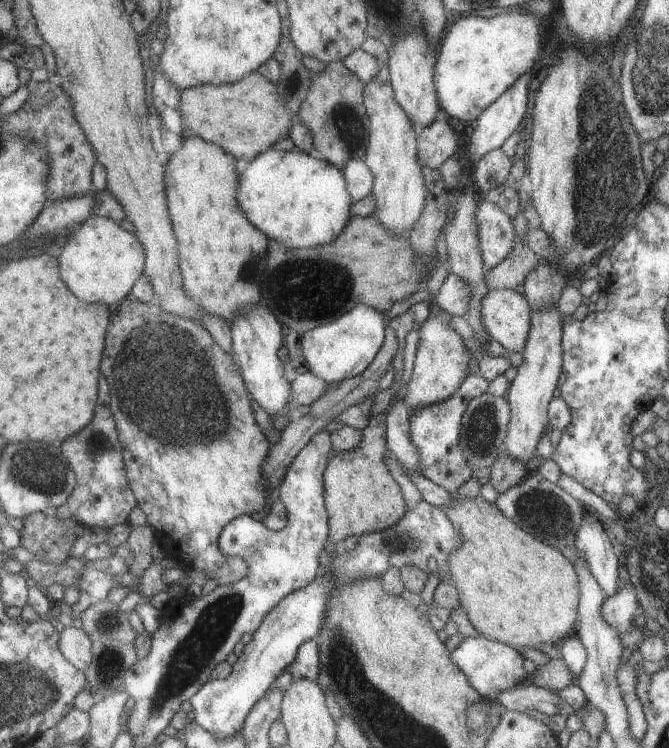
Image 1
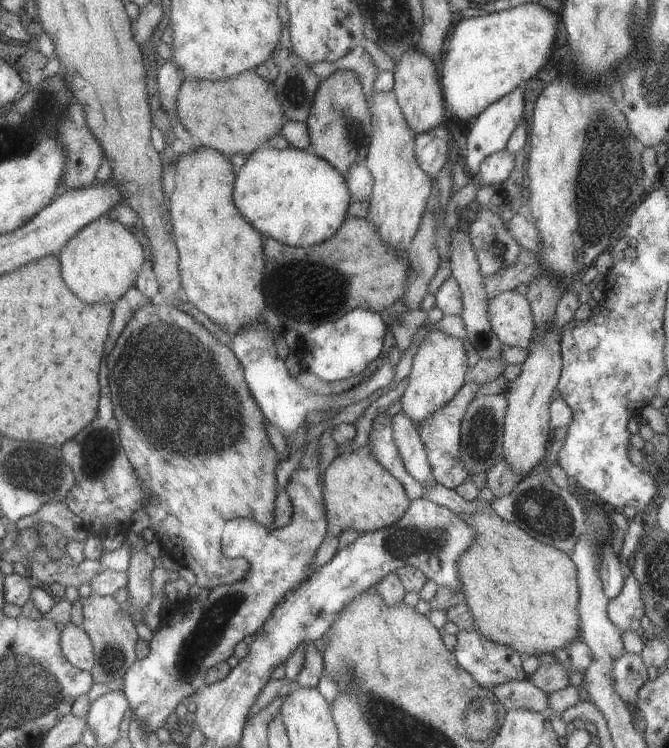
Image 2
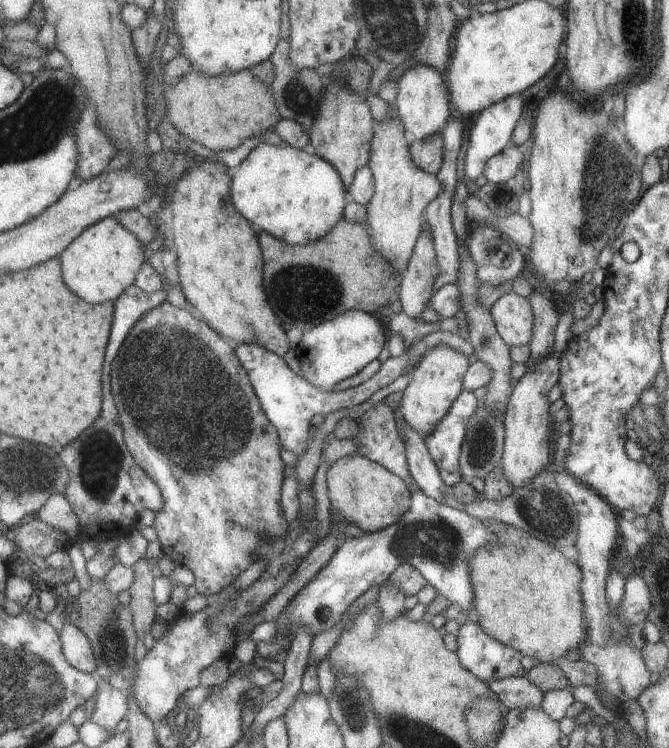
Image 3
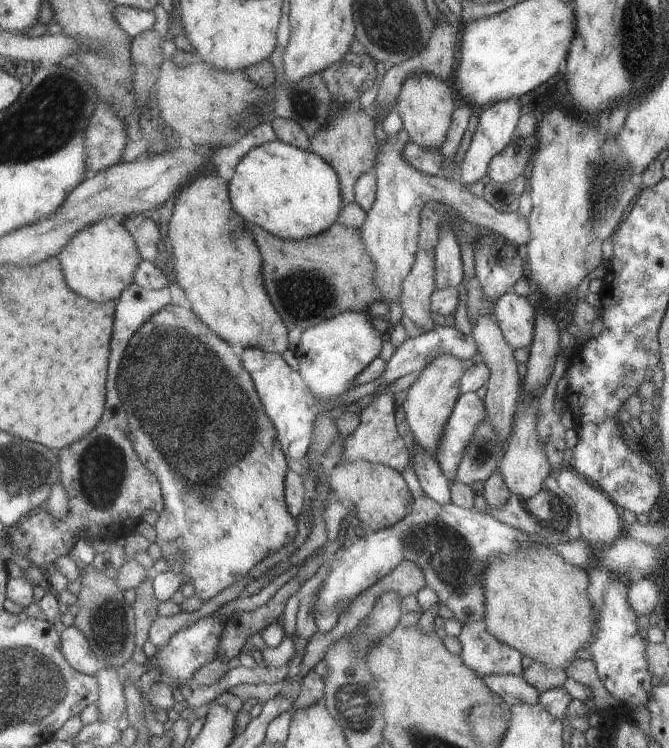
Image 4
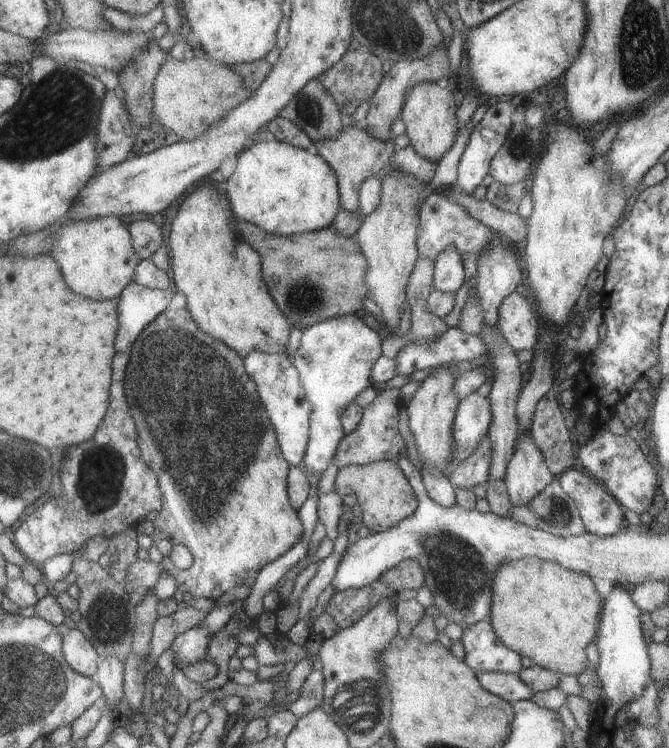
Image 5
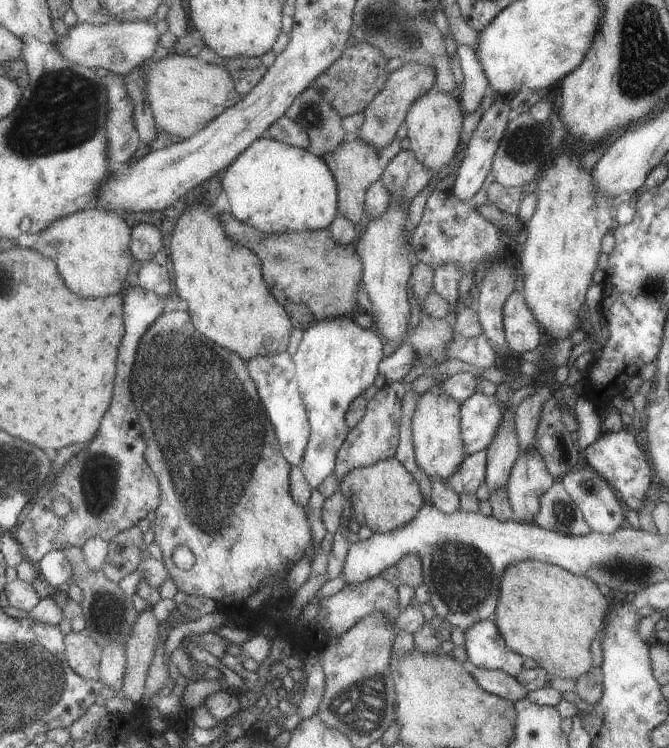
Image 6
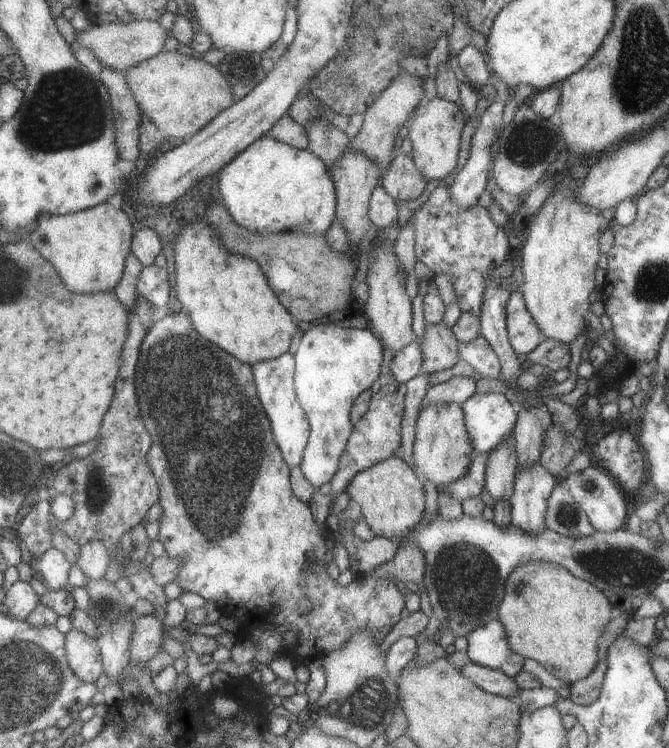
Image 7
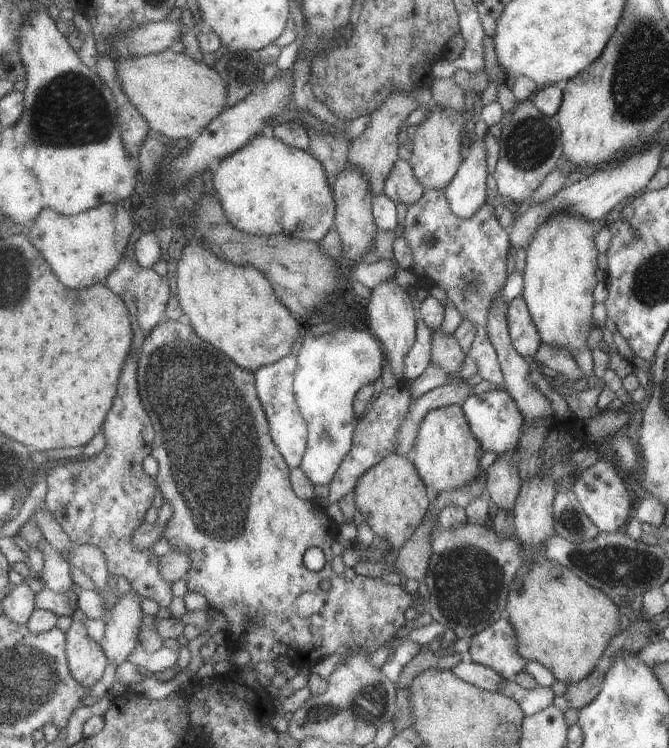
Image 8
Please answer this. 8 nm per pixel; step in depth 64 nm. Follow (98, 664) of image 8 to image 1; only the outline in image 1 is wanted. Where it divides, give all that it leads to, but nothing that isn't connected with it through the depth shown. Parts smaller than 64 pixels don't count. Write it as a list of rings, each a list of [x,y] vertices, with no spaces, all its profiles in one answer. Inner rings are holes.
[[[65,627],[60,632],[59,647],[64,658],[82,672],[93,662],[93,642],[83,628]]]

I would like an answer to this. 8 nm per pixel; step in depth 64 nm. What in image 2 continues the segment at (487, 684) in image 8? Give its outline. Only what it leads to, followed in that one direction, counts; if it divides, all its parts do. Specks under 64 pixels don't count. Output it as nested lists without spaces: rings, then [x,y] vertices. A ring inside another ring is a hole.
[[[508,681],[492,689],[496,698],[507,708],[548,714],[549,696],[532,681]]]

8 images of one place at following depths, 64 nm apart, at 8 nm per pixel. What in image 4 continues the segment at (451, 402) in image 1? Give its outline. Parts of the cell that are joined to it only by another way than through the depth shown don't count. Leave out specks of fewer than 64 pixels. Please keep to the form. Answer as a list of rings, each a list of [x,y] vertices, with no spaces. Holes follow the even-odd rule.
[[[476,391],[462,393],[458,397],[452,414],[444,425],[435,452],[437,463],[451,484],[456,481],[457,468],[465,453],[471,432],[484,417],[485,404]]]

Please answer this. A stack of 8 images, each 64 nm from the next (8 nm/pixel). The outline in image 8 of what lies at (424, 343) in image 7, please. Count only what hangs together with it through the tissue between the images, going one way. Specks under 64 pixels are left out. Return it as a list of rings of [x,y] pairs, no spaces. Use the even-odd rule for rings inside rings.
[[[442,329],[431,330],[431,364],[439,366],[448,374],[457,372],[466,354],[453,334]]]

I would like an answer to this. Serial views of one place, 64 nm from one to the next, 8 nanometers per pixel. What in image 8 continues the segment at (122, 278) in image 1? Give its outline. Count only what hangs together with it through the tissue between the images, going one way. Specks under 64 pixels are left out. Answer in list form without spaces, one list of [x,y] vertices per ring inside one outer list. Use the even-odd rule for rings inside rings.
[[[104,203],[73,215],[42,209],[32,228],[25,232],[64,286],[83,289],[104,283],[119,266],[134,227],[132,215],[122,204]]]

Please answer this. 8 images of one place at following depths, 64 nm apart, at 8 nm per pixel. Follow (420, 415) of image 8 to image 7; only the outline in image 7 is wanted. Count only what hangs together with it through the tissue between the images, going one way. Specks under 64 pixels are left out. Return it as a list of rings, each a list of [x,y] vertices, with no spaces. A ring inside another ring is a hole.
[[[457,375],[450,380],[442,382],[430,388],[425,396],[424,403],[458,403],[461,405],[475,391],[473,377]]]

